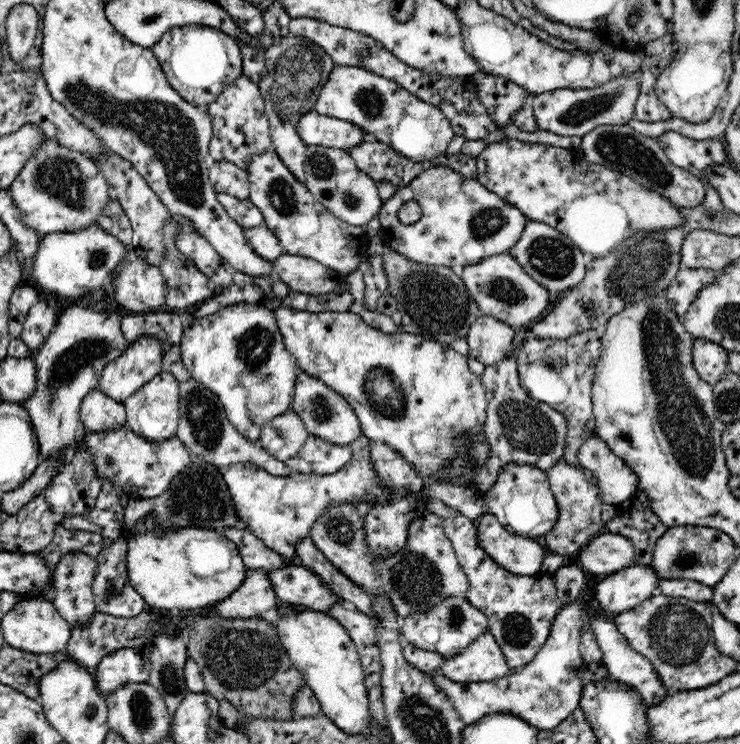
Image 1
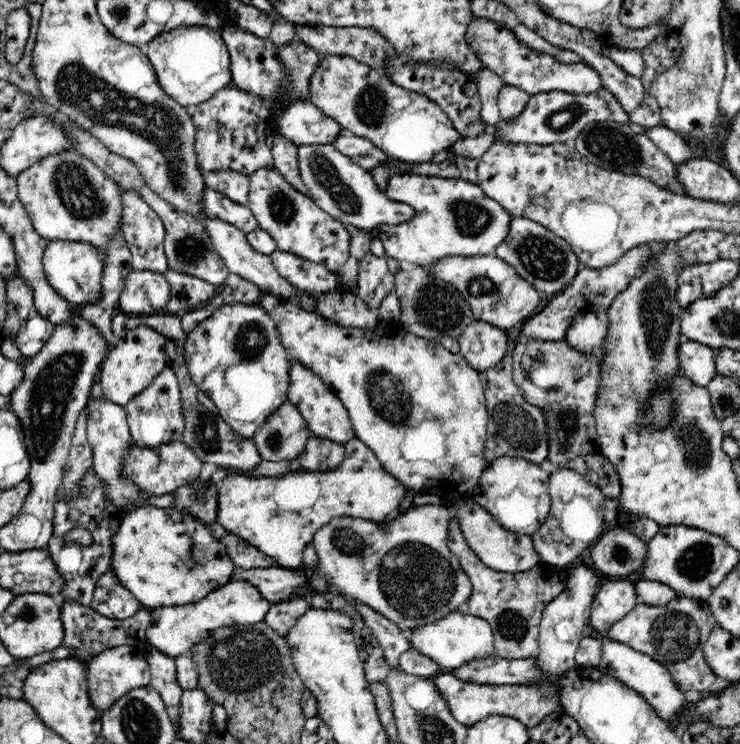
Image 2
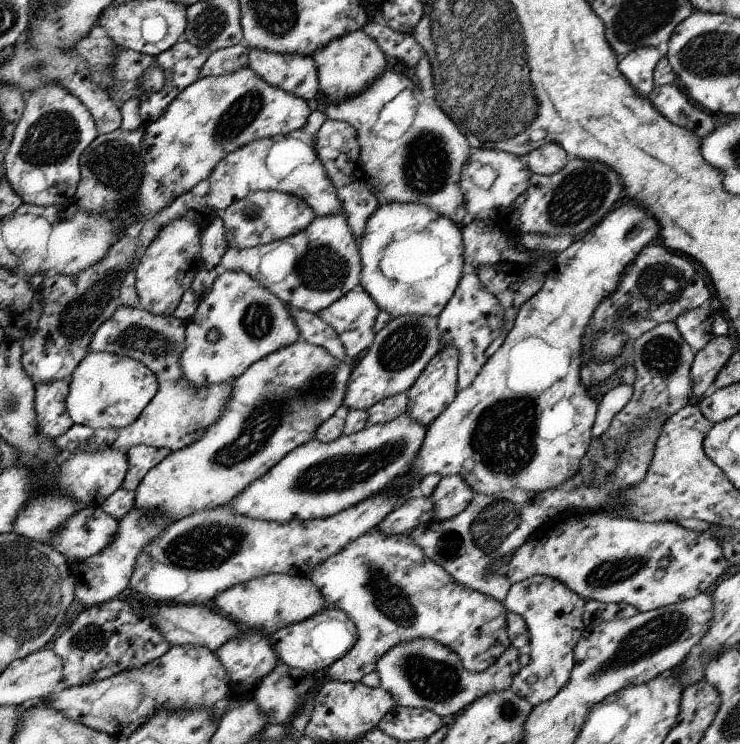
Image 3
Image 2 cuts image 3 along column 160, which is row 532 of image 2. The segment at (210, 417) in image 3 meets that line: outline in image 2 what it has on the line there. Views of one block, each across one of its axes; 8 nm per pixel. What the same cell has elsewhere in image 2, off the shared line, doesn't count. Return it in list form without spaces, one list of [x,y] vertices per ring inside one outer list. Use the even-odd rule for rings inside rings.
[[[414,505],[398,517],[388,522],[377,523],[349,516],[333,518],[326,526],[314,533],[313,545],[316,549],[316,566],[306,582],[317,594],[332,592],[348,600],[364,603],[400,630],[412,632],[428,623],[434,623],[463,610],[472,596],[471,580],[452,554],[447,543],[447,530],[452,519],[452,511],[442,505]]]

